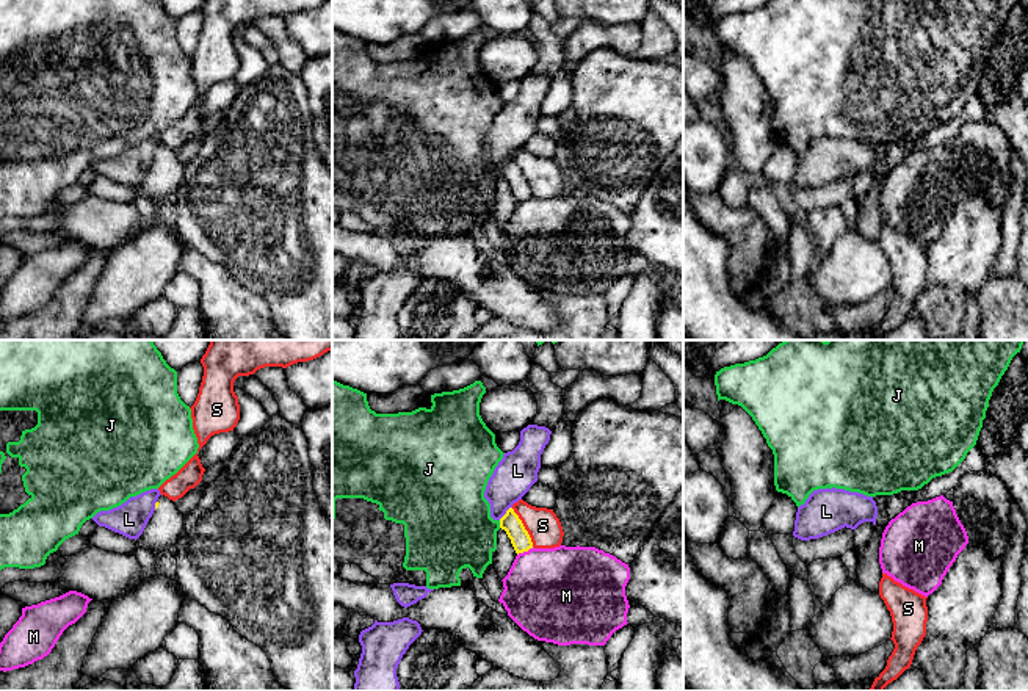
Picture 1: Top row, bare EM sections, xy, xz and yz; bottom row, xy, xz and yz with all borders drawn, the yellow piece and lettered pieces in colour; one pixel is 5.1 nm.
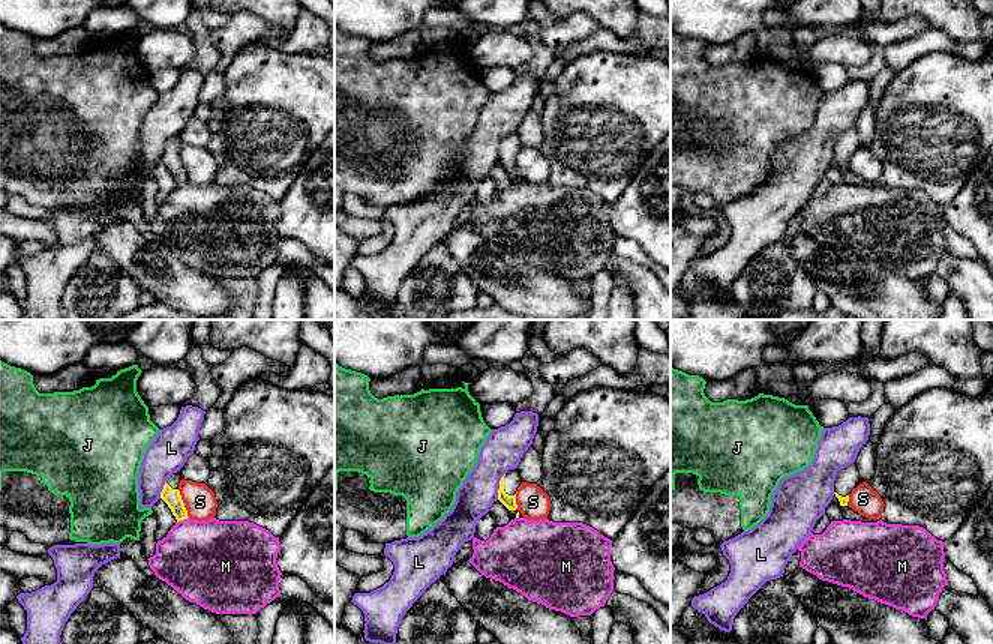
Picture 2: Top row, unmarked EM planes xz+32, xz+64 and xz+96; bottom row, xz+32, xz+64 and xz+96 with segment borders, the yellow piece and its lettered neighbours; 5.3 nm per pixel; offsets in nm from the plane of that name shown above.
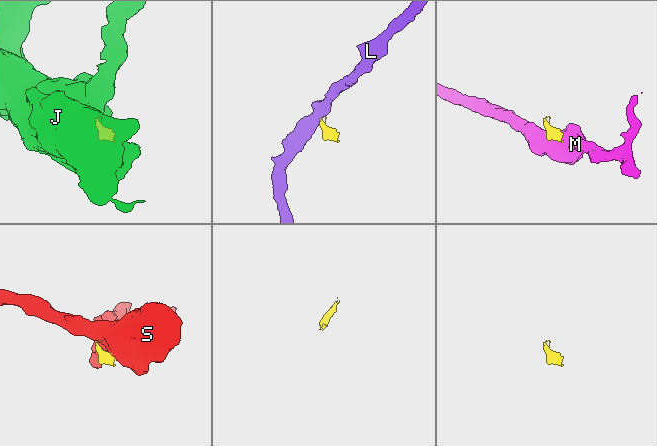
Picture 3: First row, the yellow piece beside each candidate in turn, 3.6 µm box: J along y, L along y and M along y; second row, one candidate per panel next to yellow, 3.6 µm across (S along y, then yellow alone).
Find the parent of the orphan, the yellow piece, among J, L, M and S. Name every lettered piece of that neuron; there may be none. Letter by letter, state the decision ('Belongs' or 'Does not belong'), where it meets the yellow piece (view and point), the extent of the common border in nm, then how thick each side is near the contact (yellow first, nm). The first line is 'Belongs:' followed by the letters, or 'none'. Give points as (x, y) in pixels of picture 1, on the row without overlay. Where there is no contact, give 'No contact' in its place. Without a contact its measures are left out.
Belongs: none
J: Does not belong. Touches yellow at xz (500, 173). Shared border 40 nm. Thickness 100 nm (yellow) against 420 nm
L: Does not belong. Touches yellow at xz (506, 162). Shared border 100 nm. Thickness 100 nm (yellow) against 200 nm
M: Does not belong. Touches yellow at xz (525, 199). Shared border 100 nm. Thickness 100 nm (yellow) against 460 nm
S: Does not belong. Touches yellow at xz (524, 176). Shared border 240 nm. Thickness 100 nm (yellow) against 170 nm

